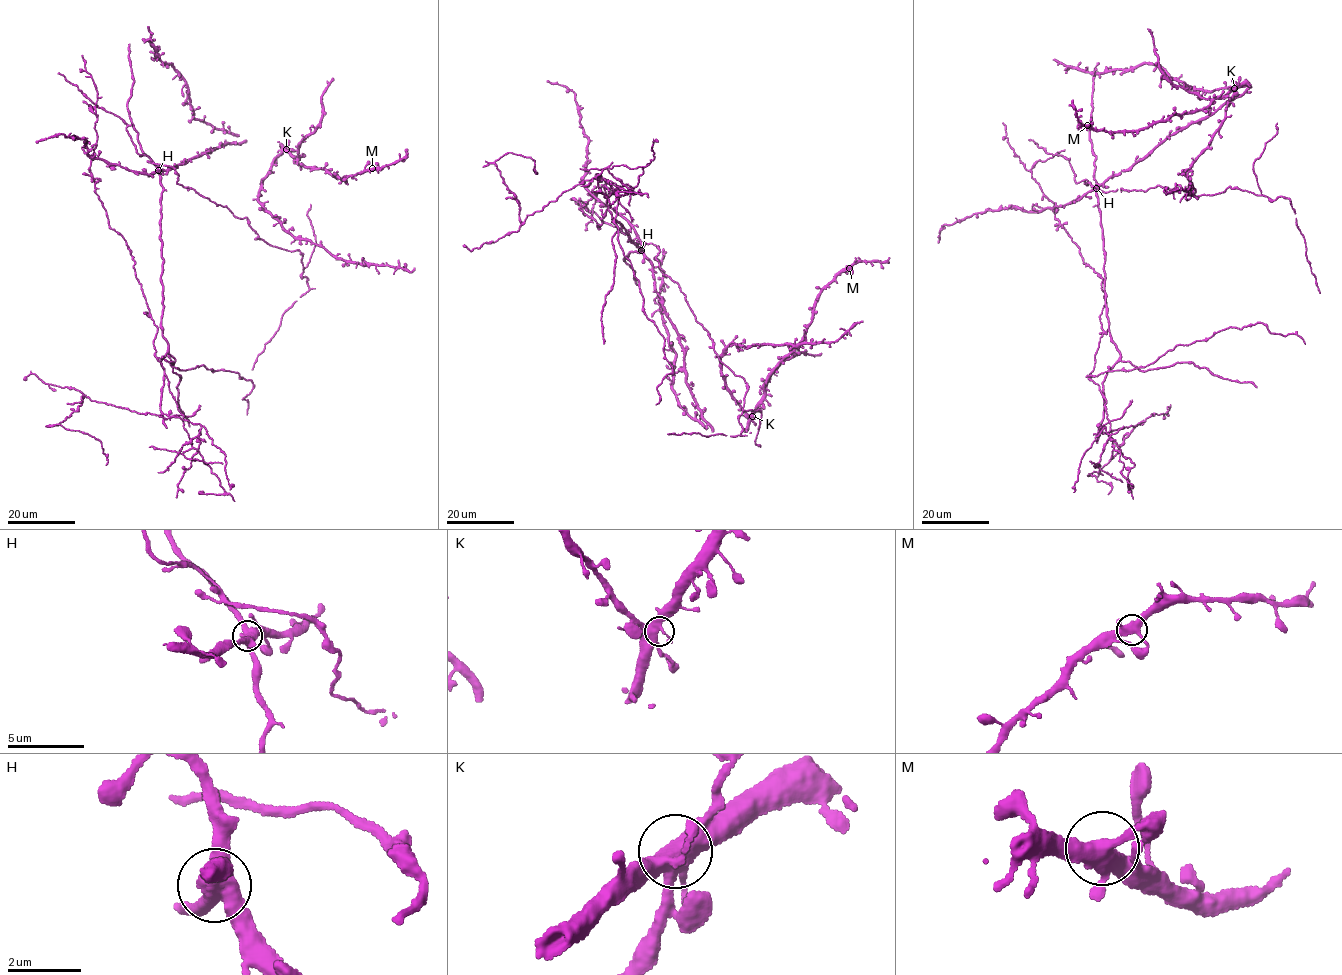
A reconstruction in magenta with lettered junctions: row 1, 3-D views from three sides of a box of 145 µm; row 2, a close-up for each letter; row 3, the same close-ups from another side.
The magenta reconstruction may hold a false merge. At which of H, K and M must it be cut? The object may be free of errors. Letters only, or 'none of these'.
H

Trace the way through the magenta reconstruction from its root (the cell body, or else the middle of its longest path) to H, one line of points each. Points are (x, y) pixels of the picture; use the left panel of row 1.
H: (148, 309), (157, 327), (155, 357), (178, 415), (160, 409), (161, 361), (168, 343), (161, 327), (158, 170)

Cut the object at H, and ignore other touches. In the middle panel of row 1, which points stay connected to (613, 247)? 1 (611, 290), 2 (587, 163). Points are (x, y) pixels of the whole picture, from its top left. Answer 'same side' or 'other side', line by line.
1: same side
2: other side

